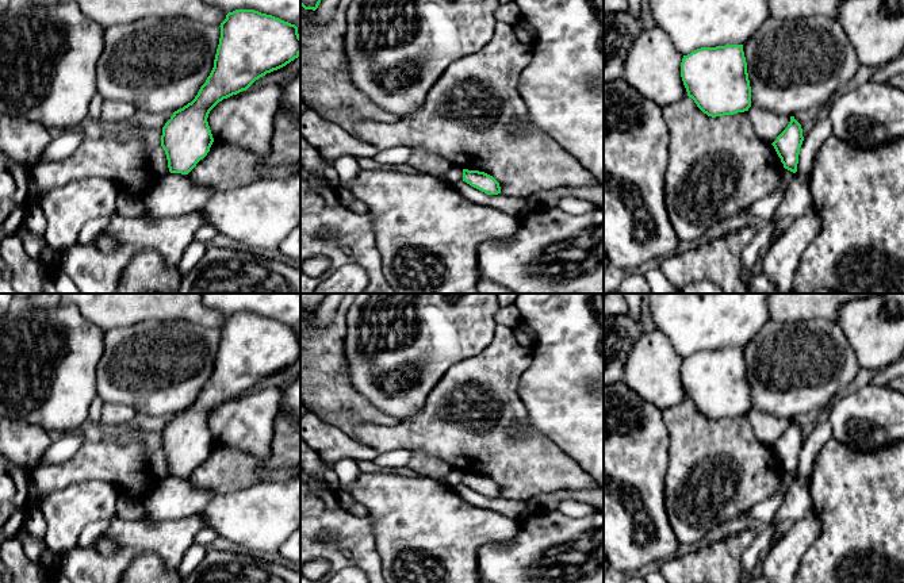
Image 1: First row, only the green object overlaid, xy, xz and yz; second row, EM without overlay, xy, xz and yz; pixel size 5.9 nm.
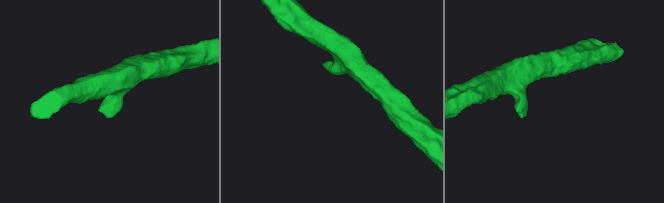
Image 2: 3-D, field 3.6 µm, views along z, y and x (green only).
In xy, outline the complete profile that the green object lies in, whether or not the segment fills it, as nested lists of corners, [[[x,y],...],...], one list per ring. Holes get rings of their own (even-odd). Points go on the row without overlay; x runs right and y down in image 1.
[[[235,312],[221,326],[214,371],[195,402],[162,430],[161,449],[171,476],[188,477],[214,445],[207,421],[223,402],[300,357],[298,330],[254,312]]]

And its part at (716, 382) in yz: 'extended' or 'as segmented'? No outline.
as segmented

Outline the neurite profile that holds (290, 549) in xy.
[[[300,526],[283,542],[277,553],[290,563],[300,565]]]

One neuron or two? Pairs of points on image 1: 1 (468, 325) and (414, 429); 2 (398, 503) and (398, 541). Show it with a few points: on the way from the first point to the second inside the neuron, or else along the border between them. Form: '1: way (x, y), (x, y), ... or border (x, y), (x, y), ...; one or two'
1: border (466, 357), (456, 361), (444, 374), (424, 405); two
2: way (398, 513), (398, 532); one

